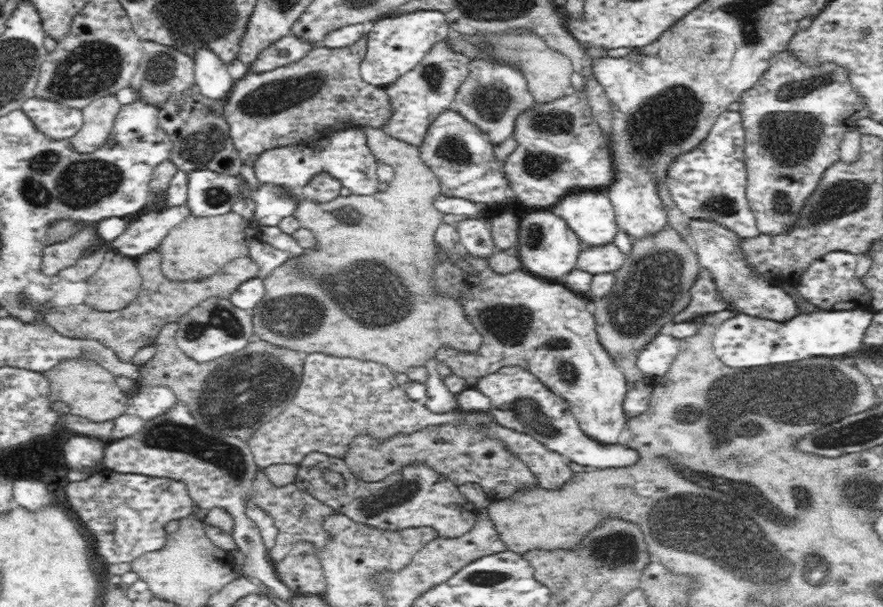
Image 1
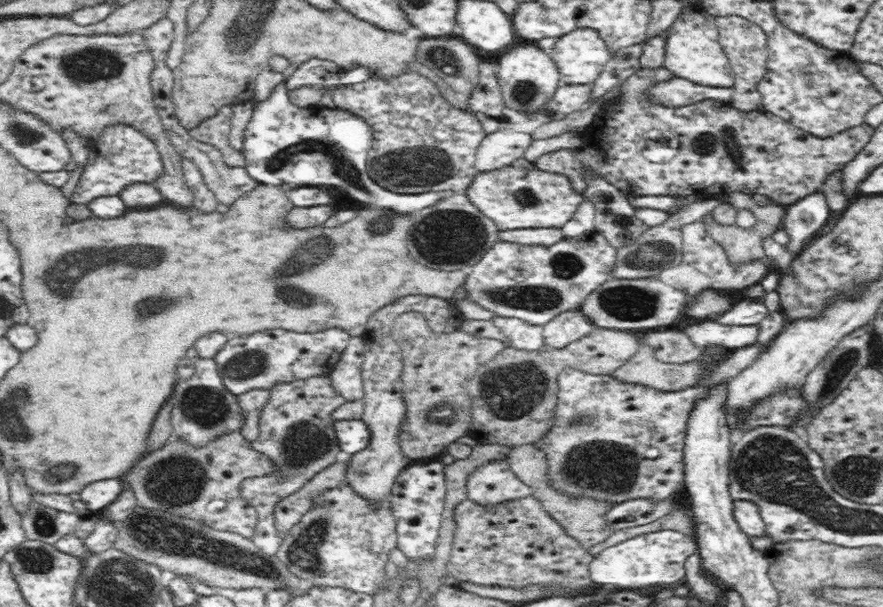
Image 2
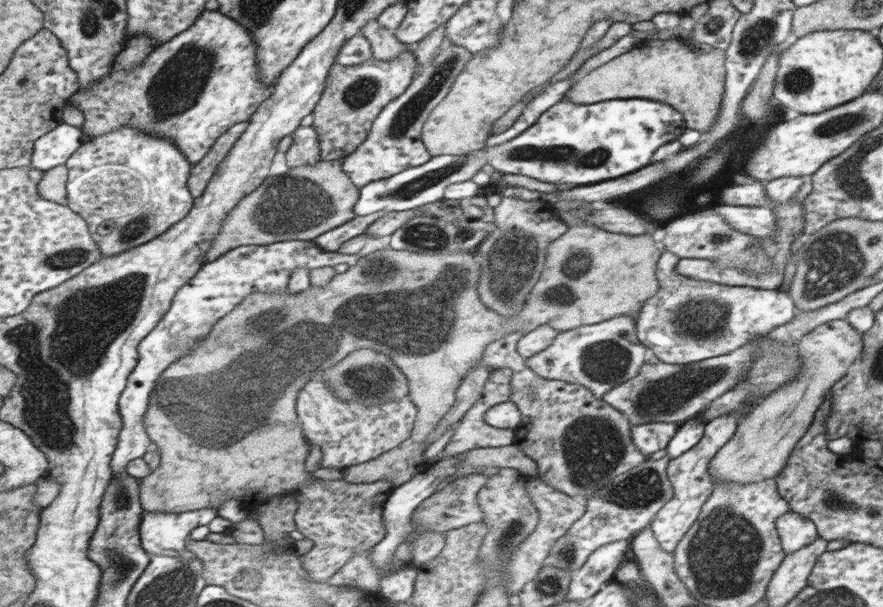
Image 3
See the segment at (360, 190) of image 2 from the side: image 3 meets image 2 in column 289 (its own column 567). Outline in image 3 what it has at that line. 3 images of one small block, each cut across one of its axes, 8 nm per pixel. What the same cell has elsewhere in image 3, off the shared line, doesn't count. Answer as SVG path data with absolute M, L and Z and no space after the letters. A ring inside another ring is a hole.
M565 94L557 104L545 110L533 126L507 144L469 152L467 156L435 156L419 168L365 184L353 212L355 216L409 212L413 208L443 202L449 184L471 180L483 166L491 166L501 174L521 174L549 184L587 184L587 180L589 184L597 184L649 166L655 148L679 138L683 132L683 114L669 104L641 98L573 104Z

